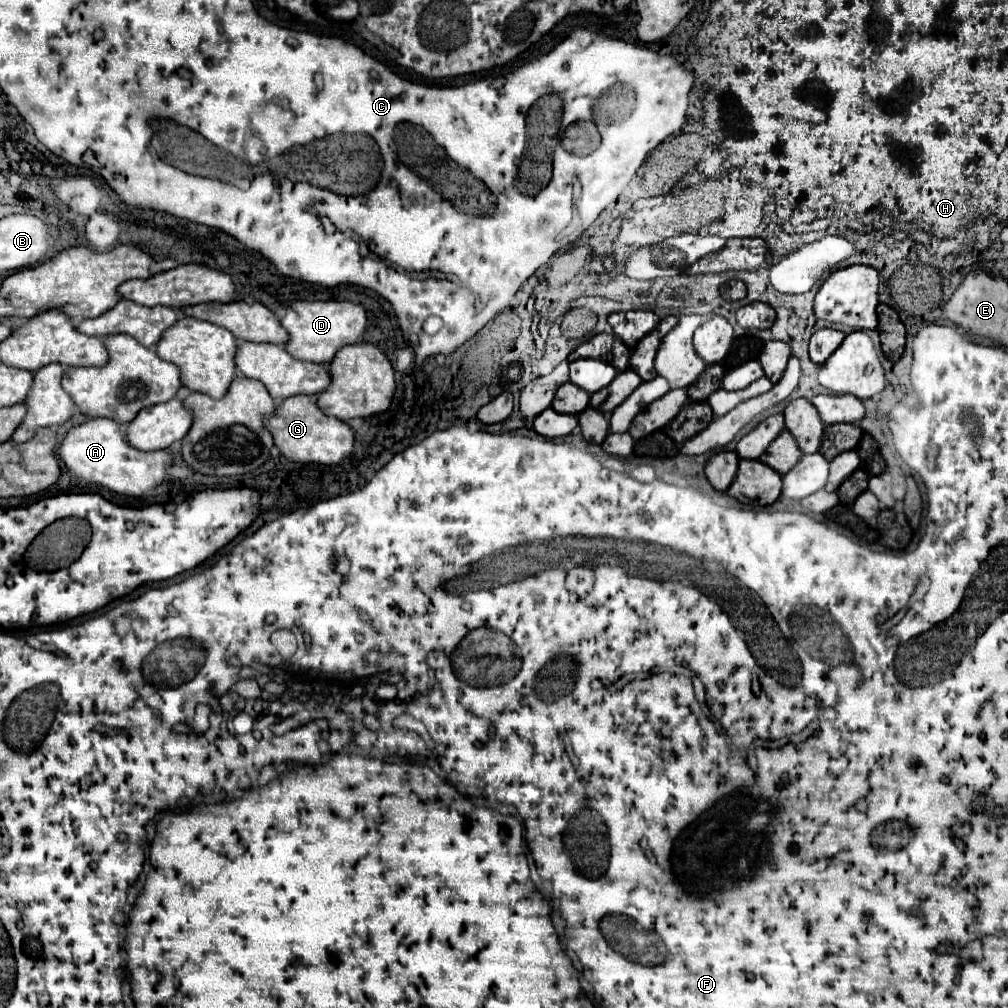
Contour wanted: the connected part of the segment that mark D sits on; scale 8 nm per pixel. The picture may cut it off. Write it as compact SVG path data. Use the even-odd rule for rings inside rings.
M298 300L286 308L286 316L280 318L280 324L286 328L290 340L286 342L286 352L296 360L328 364L336 350L348 344L354 344L362 338L366 328L366 312L360 304L352 302L306 302Z

